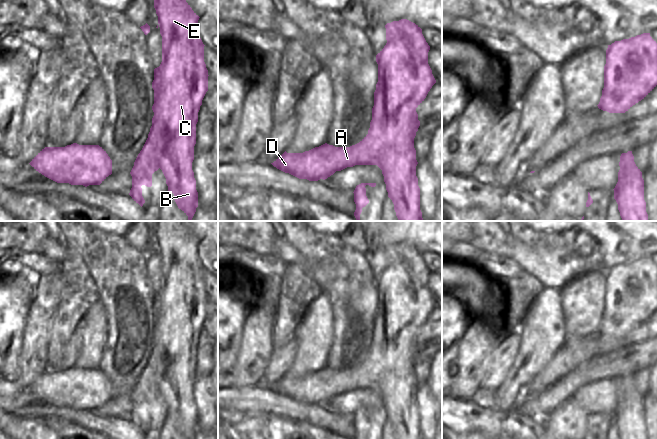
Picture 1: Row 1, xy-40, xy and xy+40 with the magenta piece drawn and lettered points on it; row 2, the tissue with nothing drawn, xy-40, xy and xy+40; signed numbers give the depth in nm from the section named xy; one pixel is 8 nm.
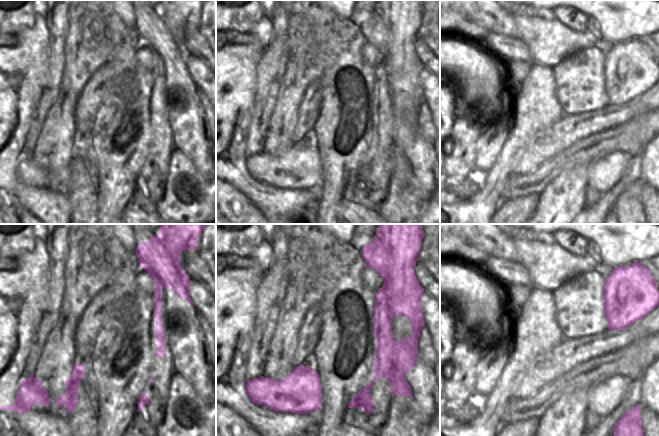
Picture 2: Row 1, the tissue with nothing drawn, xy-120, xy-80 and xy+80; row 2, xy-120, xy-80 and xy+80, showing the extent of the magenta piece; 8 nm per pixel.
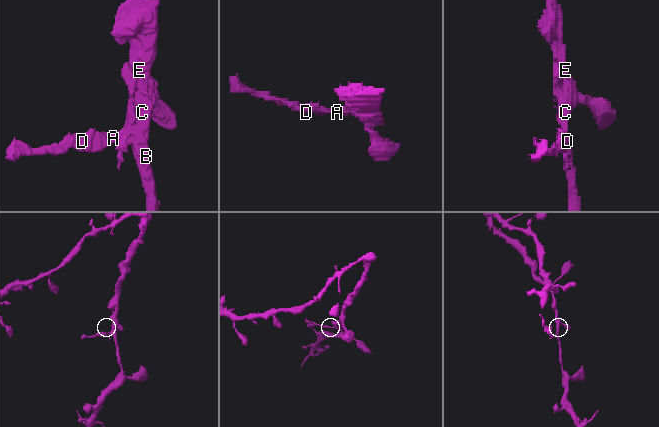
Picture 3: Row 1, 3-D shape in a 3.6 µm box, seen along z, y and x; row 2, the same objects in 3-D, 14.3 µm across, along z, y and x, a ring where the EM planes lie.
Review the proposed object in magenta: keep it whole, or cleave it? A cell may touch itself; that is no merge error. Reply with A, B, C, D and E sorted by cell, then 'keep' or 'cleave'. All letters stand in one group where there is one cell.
A D / B C E | cleave

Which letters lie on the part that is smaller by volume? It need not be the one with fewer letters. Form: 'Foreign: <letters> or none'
Foreign: A, D

